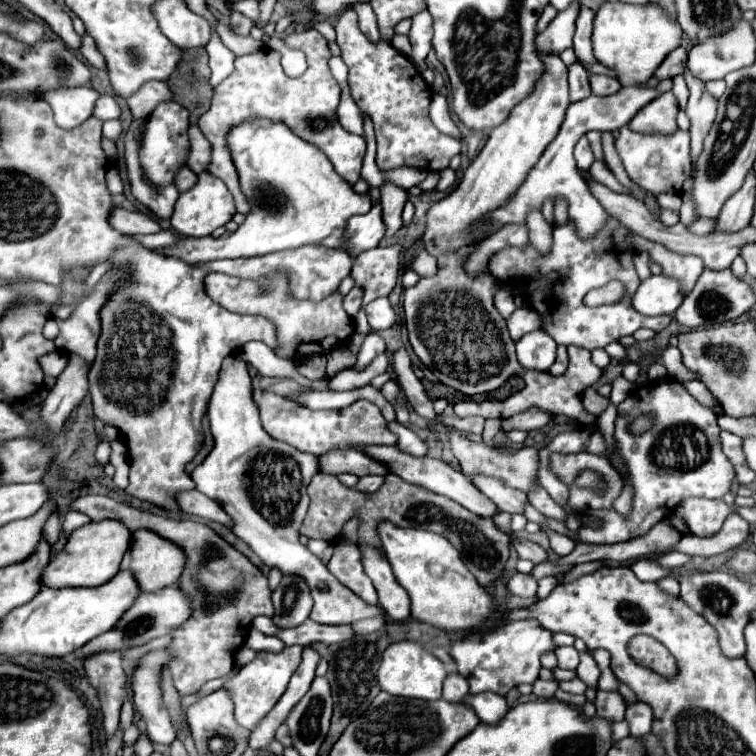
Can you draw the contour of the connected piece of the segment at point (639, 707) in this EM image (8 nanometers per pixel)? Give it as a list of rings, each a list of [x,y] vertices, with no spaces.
[[[636,701],[636,703],[626,703],[626,721],[630,725],[630,735],[632,737],[644,737],[650,733],[652,725],[652,707]]]

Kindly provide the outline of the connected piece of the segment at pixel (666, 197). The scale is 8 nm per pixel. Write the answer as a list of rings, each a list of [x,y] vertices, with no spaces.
[[[660,193],[656,199],[662,209],[672,209],[672,211],[678,211],[680,203],[682,203],[680,195],[674,195],[674,193]]]

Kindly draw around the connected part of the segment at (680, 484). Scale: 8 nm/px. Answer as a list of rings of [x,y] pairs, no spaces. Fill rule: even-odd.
[[[668,379],[668,381],[658,381],[646,389],[636,391],[634,395],[628,393],[628,397],[618,405],[618,417],[616,417],[616,441],[618,441],[618,453],[622,455],[628,475],[630,475],[630,483],[634,487],[634,507],[632,513],[628,517],[616,513],[616,511],[592,511],[590,515],[600,517],[602,519],[602,527],[600,529],[590,529],[590,527],[582,527],[578,531],[578,541],[582,543],[620,543],[620,541],[628,541],[632,537],[640,537],[644,533],[648,533],[648,529],[662,521],[666,517],[666,507],[674,509],[680,499],[686,497],[704,497],[709,499],[721,499],[728,493],[728,489],[732,487],[732,479],[734,479],[734,469],[730,465],[730,461],[726,459],[726,455],[722,453],[720,447],[720,427],[716,423],[718,415],[712,409],[702,407],[678,381]],[[642,415],[652,415],[652,427],[650,431],[644,431],[642,435],[634,435],[630,429],[632,421],[636,417]]]

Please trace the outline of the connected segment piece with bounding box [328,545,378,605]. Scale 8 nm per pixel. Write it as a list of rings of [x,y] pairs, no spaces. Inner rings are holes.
[[[336,545],[334,555],[328,561],[328,571],[366,603],[376,605],[376,589],[370,577],[364,573],[360,559],[362,553],[356,545]]]

